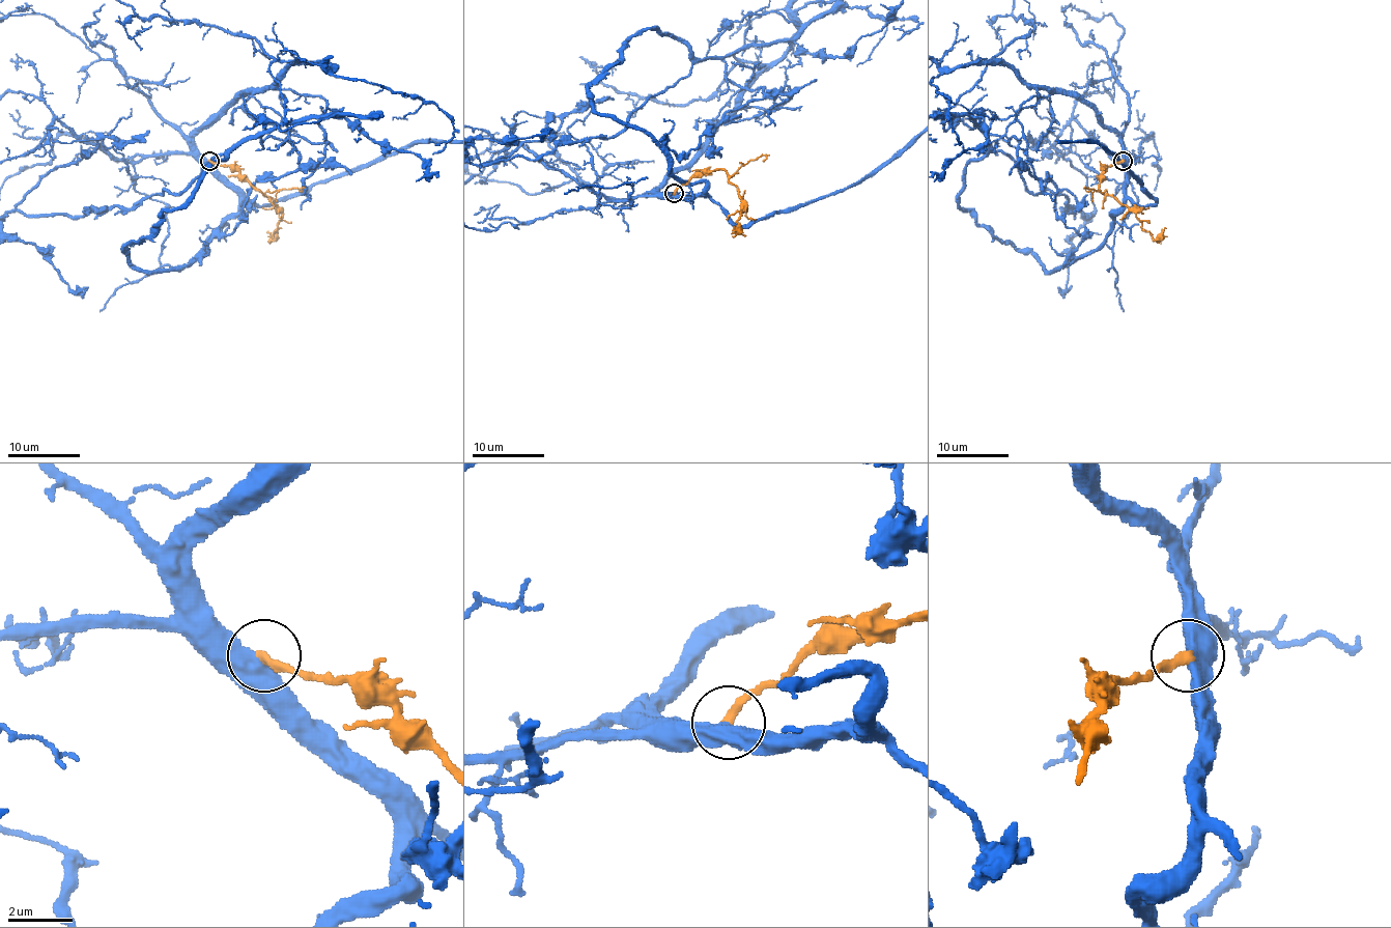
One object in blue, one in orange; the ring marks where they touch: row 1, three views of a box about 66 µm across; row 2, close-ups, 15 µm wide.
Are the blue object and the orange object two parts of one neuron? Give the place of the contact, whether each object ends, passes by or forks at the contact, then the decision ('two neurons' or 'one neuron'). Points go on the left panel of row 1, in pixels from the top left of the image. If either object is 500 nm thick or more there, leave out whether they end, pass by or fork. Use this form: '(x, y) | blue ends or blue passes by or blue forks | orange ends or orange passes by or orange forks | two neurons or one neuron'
(209, 161) | blue passes by | orange ends | two neurons

